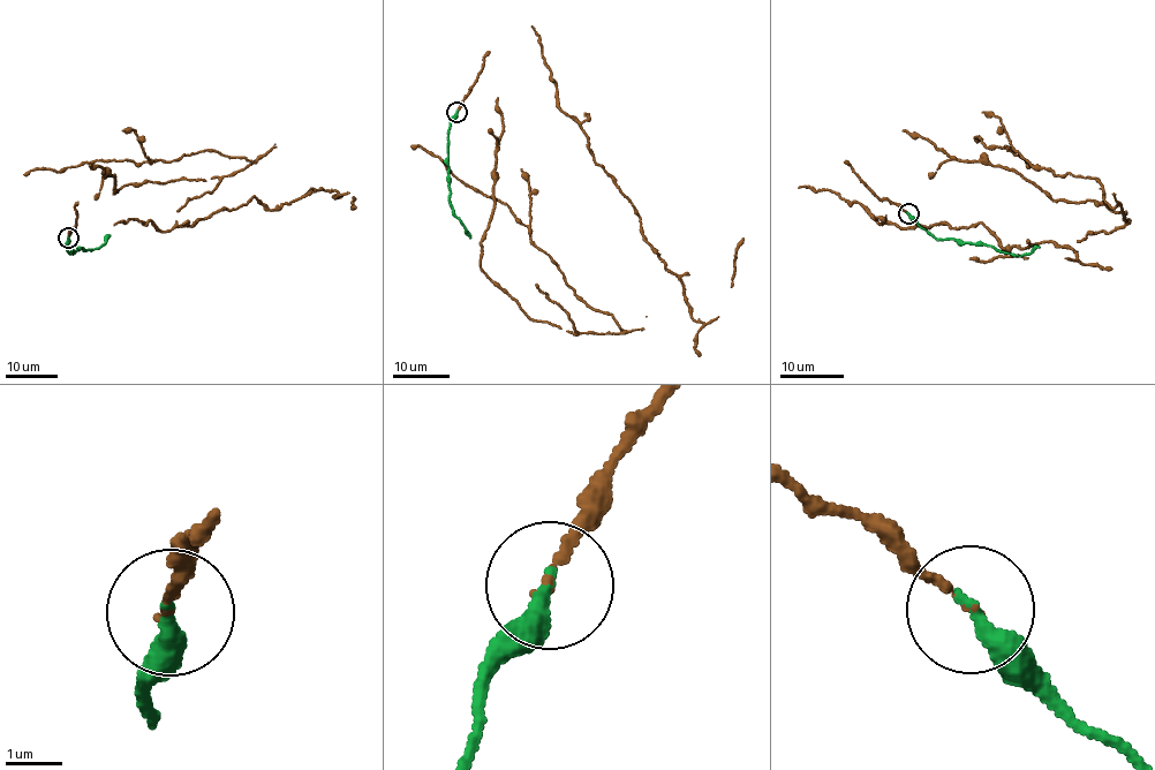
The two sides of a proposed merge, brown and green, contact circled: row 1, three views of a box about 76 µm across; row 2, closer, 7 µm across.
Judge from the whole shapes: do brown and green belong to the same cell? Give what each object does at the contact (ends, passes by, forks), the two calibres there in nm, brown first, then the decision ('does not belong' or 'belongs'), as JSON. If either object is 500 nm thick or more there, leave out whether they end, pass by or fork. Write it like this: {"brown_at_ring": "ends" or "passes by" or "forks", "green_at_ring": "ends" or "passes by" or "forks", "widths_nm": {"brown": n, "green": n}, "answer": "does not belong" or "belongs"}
{"brown_at_ring": "ends", "green_at_ring": "ends", "widths_nm": {"brown": 130, "green": 320}, "answer": "belongs"}

